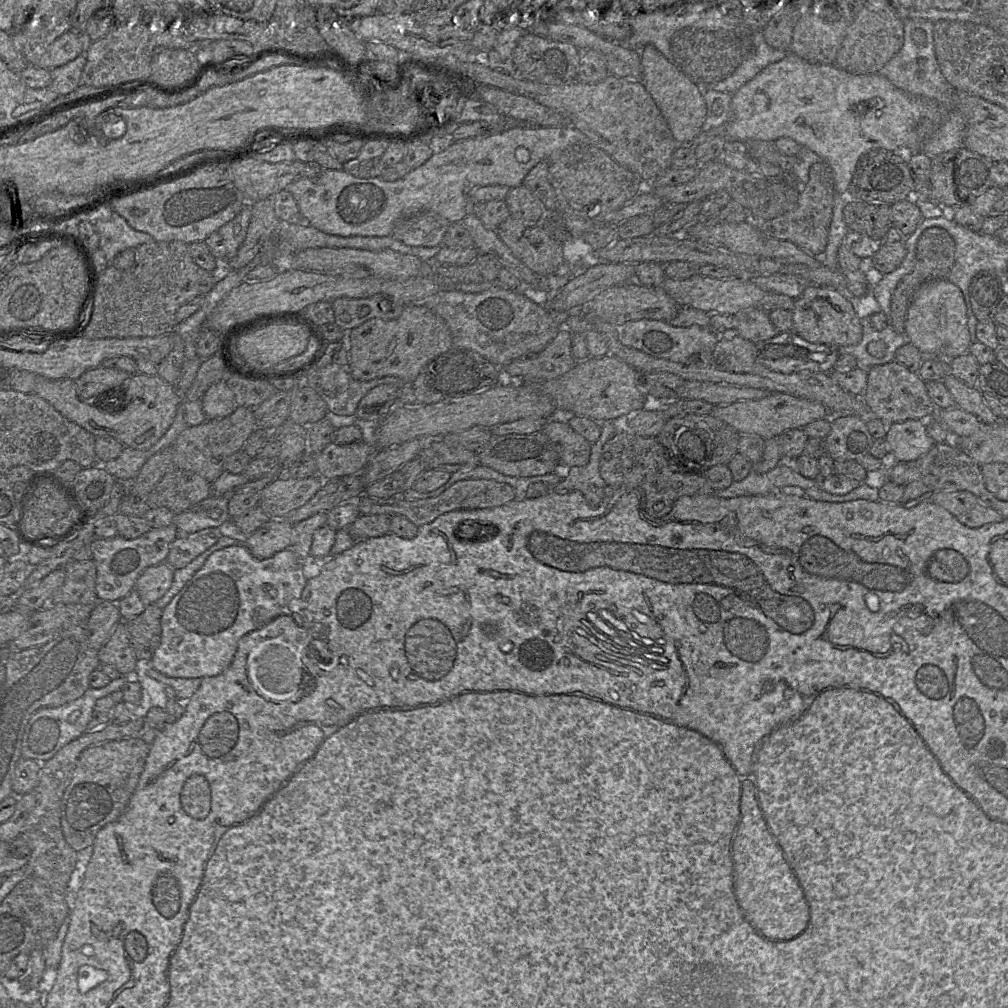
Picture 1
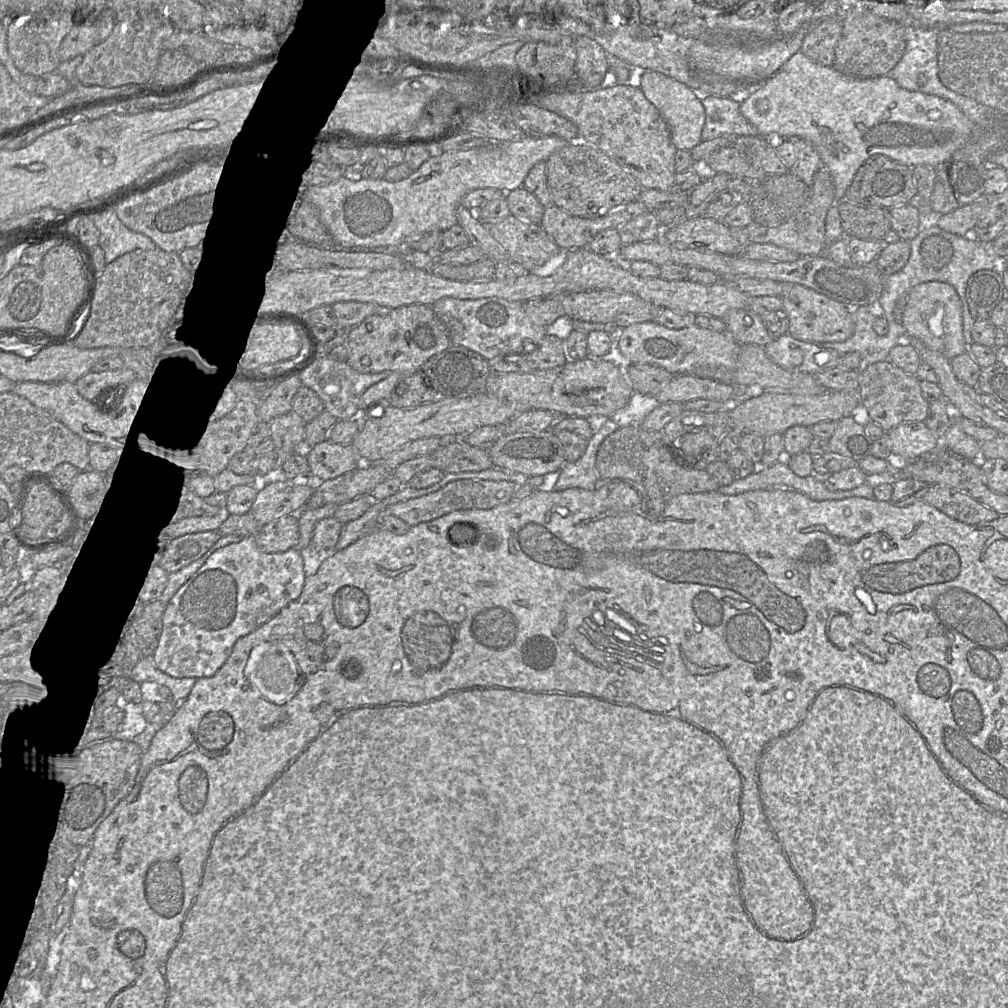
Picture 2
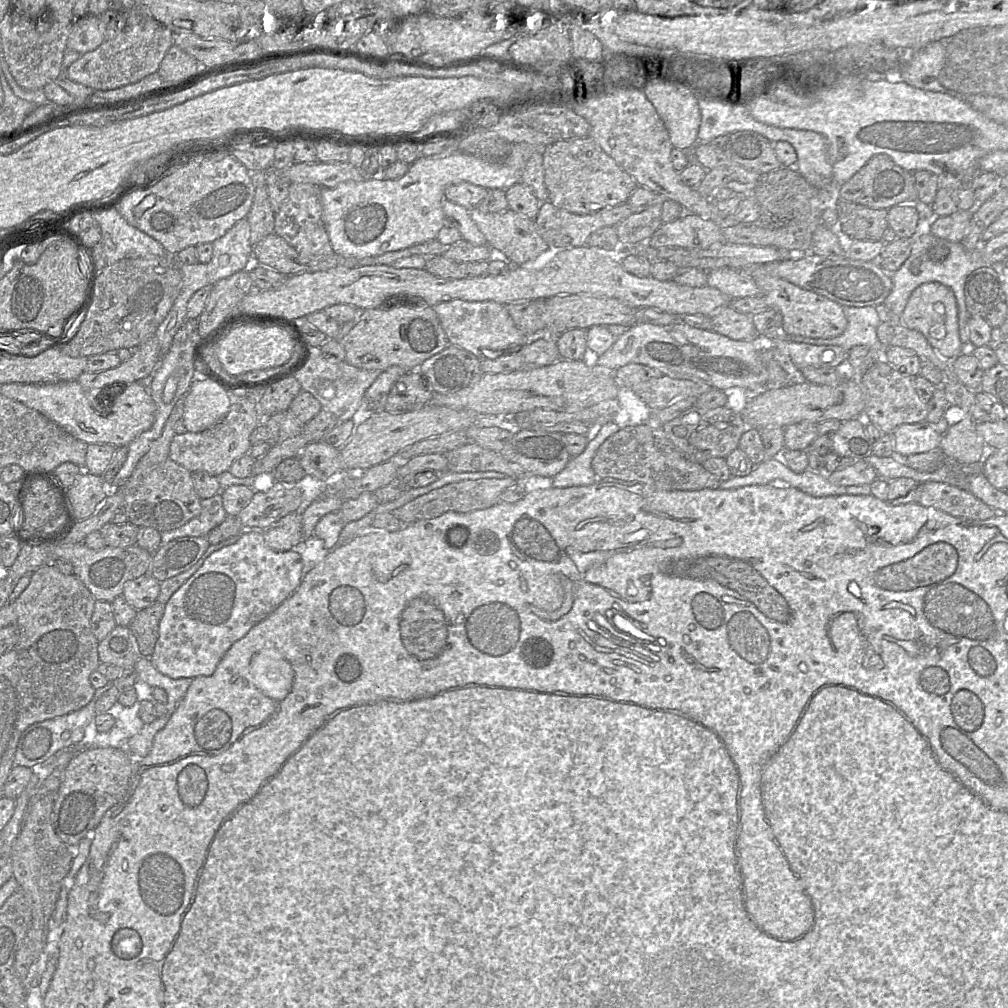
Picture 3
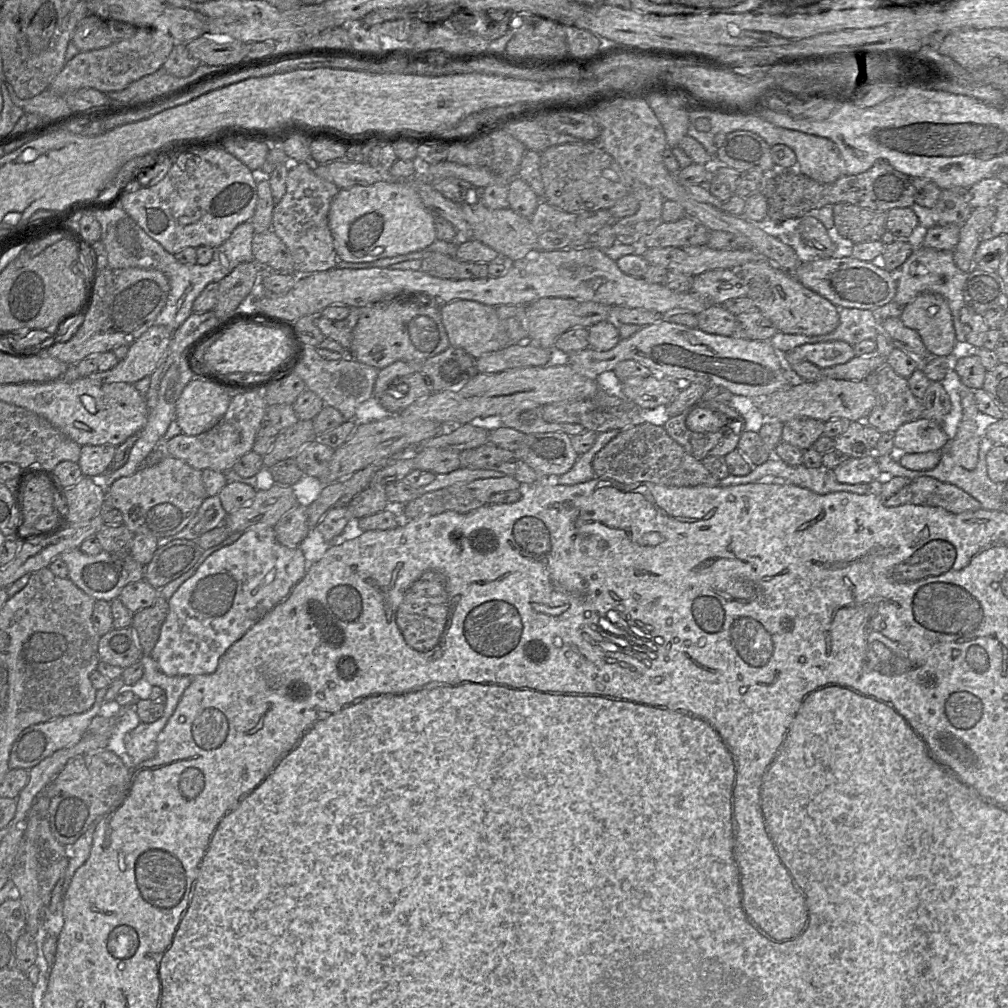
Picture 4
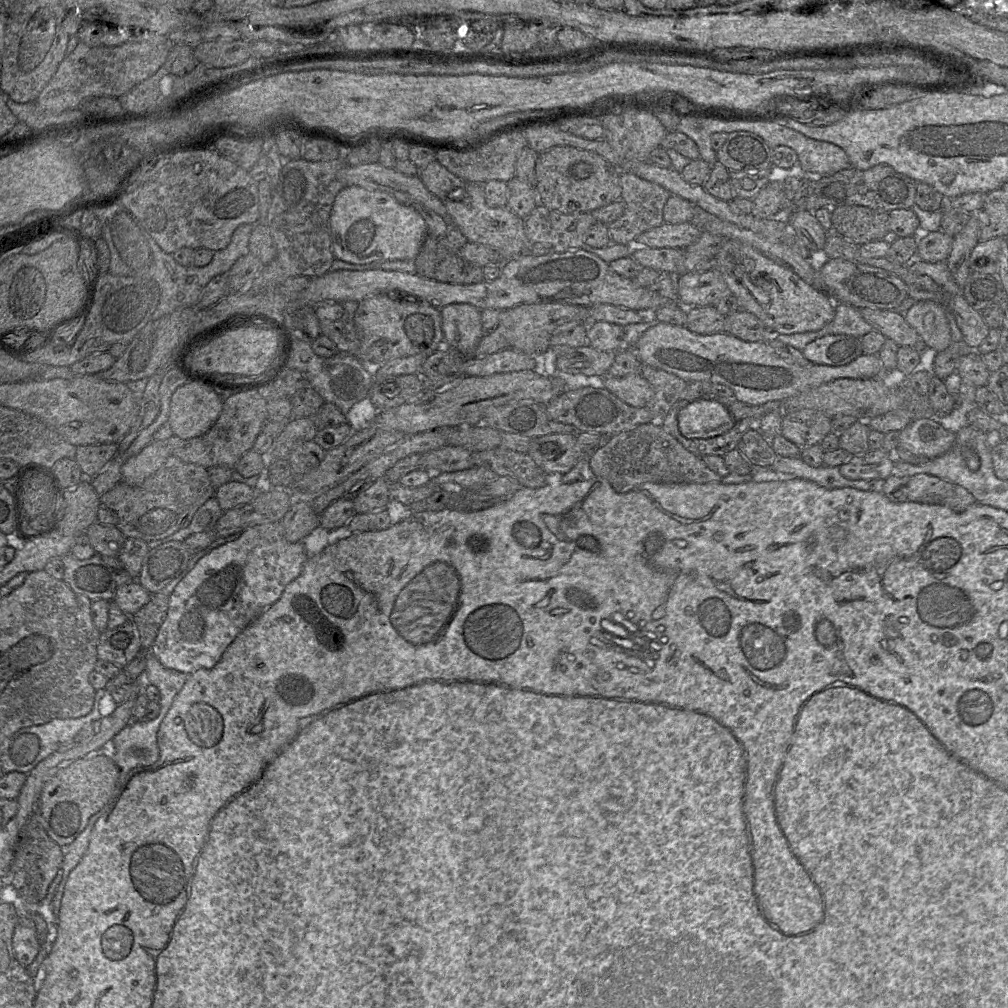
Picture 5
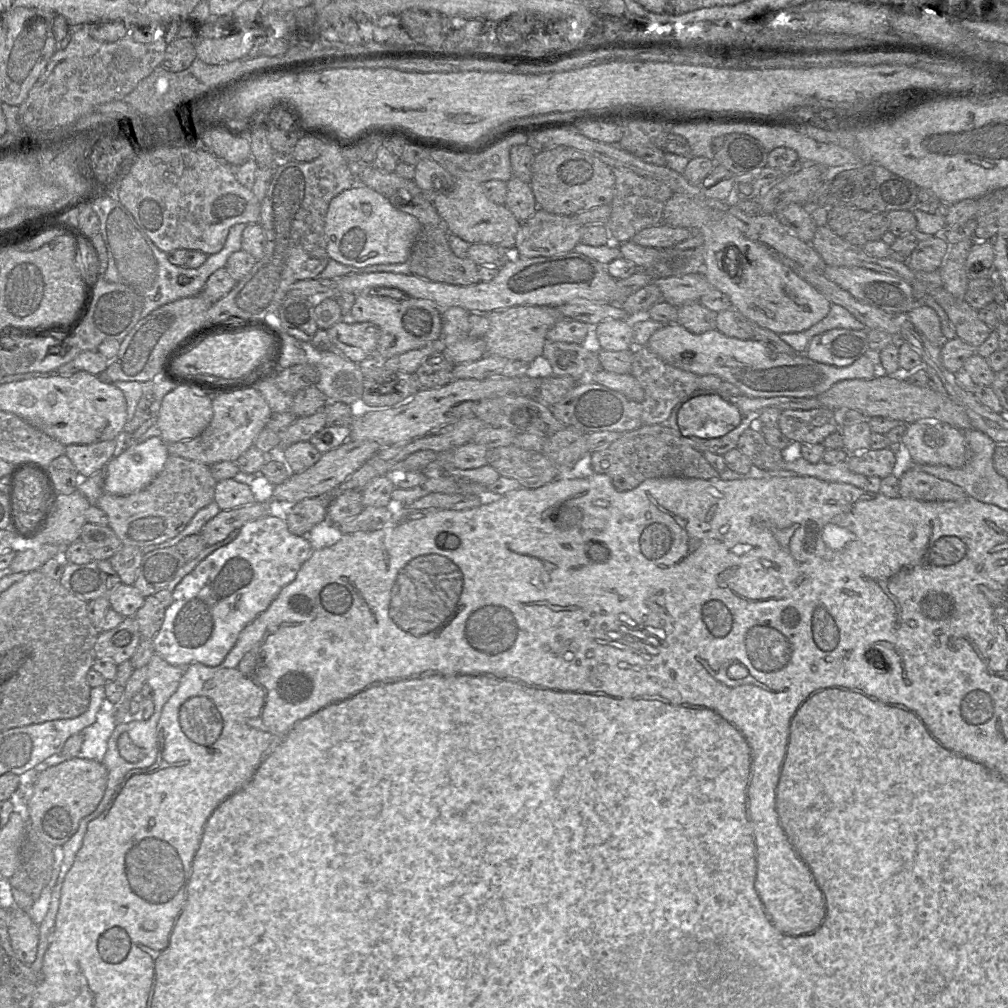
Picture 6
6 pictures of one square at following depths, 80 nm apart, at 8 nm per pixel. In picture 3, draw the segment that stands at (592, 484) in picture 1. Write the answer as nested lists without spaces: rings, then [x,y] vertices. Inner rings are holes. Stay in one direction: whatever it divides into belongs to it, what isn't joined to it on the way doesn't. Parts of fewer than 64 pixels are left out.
[[[608,422],[599,433],[589,441],[585,450],[578,456],[570,459],[566,467],[553,479],[556,488],[568,488],[572,486],[588,486],[598,479],[592,468],[592,460],[601,444],[621,428],[614,422]]]

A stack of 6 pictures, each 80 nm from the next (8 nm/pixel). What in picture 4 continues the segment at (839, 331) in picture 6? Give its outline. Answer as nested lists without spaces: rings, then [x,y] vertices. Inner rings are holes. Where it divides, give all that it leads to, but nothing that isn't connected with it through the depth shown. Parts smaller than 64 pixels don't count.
[[[843,341],[804,344],[791,352],[797,358],[809,361],[820,369],[844,364],[855,356],[853,346]]]

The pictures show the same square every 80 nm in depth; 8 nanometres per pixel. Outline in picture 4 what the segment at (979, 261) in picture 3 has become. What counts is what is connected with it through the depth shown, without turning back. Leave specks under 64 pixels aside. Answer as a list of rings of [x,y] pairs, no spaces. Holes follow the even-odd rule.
[[[923,245],[914,249],[909,258],[893,273],[897,282],[894,302],[906,306],[921,293],[942,295],[948,302],[956,333],[956,341],[966,343],[966,334],[960,321],[960,310],[965,306],[963,287],[969,273],[962,271],[954,261],[954,251],[936,250]]]

